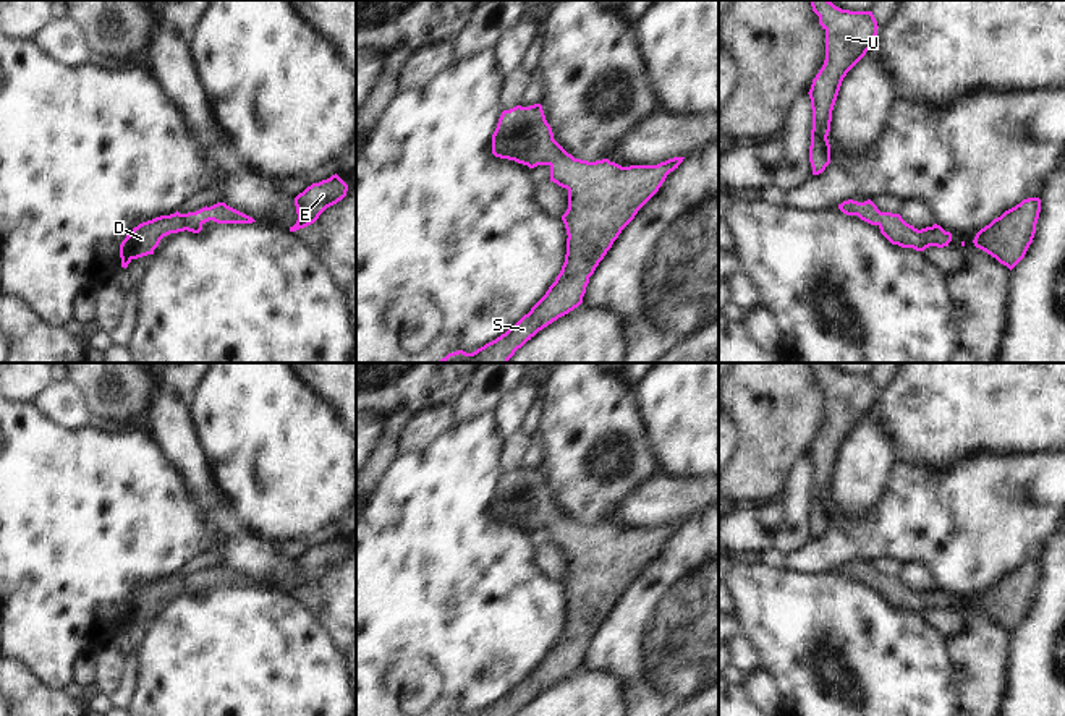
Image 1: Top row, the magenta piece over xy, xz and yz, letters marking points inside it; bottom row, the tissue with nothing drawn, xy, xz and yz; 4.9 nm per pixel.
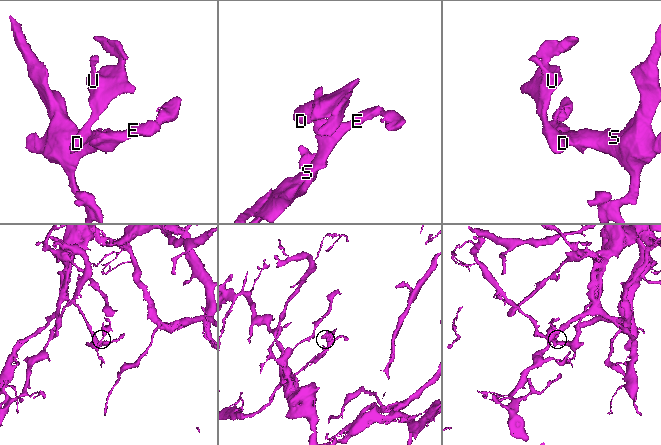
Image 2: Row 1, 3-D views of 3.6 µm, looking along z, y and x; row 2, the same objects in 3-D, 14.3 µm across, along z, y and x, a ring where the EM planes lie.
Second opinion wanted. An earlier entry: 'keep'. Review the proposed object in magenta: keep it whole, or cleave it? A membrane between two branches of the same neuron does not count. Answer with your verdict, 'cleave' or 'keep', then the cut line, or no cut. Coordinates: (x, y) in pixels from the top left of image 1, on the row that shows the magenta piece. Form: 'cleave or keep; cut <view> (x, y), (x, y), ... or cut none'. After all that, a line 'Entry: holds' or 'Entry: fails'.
keep; cut none
Entry: holds

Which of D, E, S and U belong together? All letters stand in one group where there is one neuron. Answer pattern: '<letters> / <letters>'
D E S U

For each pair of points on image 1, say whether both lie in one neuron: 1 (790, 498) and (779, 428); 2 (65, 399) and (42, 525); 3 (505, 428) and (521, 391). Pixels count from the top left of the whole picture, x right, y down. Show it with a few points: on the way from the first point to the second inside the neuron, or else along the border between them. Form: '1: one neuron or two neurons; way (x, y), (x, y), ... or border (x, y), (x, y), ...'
1: two neurons; border (806, 456), (793, 465), (780, 498)
2: two neurons; border (33, 402), (44, 415), (70, 430), (86, 426)
3: one neuron; way (509, 418), (509, 412), (518, 400)

